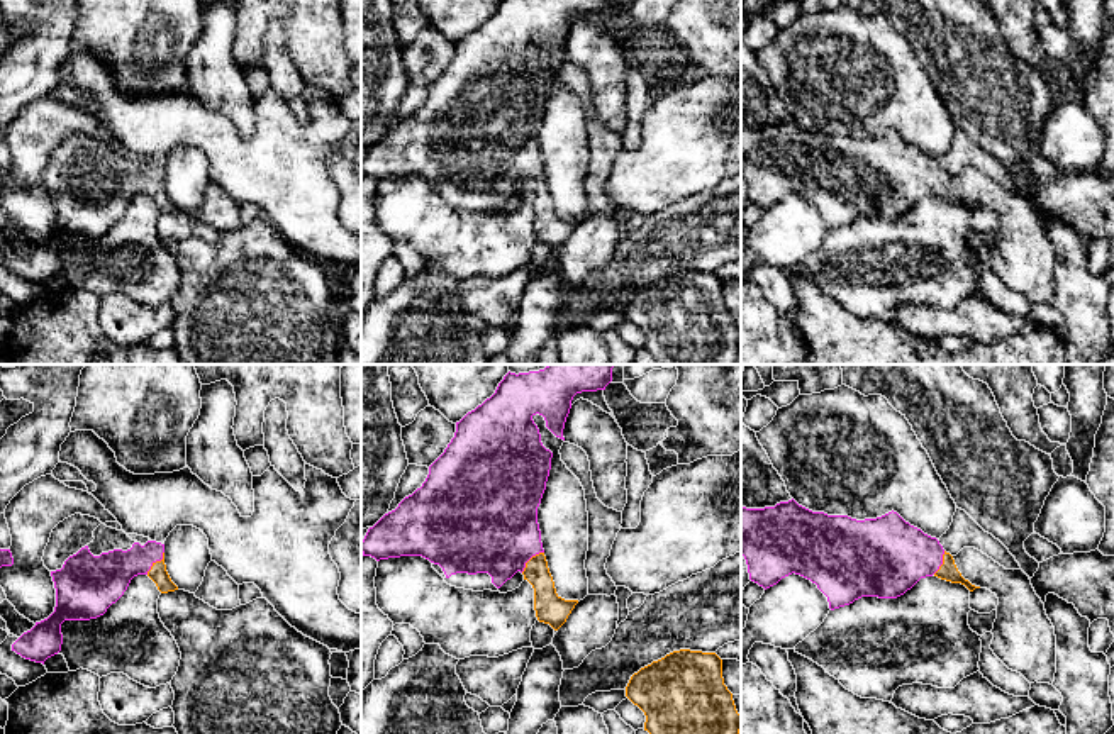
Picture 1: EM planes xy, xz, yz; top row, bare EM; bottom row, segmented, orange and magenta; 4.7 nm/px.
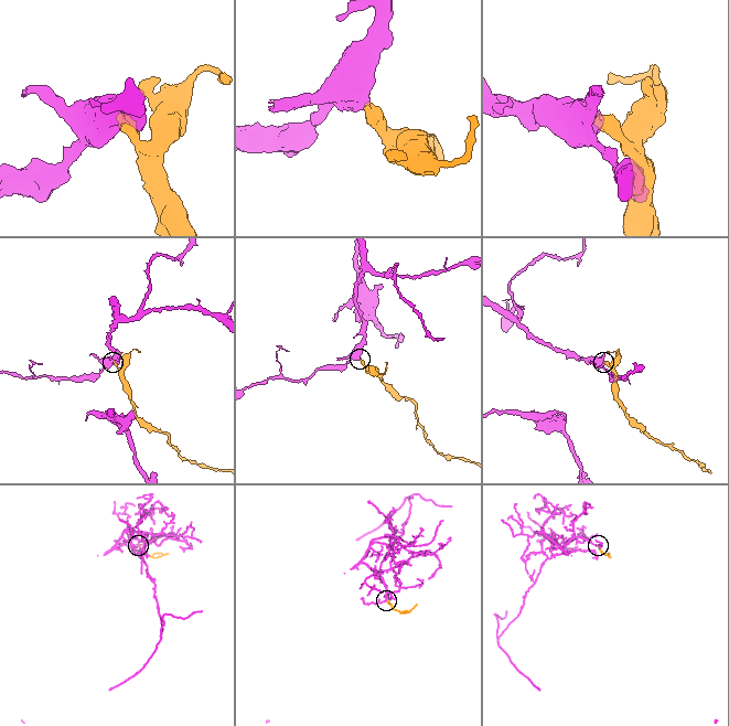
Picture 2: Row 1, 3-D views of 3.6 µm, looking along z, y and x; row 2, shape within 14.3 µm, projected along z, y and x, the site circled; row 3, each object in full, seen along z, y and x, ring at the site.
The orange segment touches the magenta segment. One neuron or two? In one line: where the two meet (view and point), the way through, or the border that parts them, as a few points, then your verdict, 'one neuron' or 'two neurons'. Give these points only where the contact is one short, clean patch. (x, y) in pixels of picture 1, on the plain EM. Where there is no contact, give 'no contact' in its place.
xy (156, 182) | across xy (158, 194), (156, 182), (133, 182), (107, 197) | one neuron

